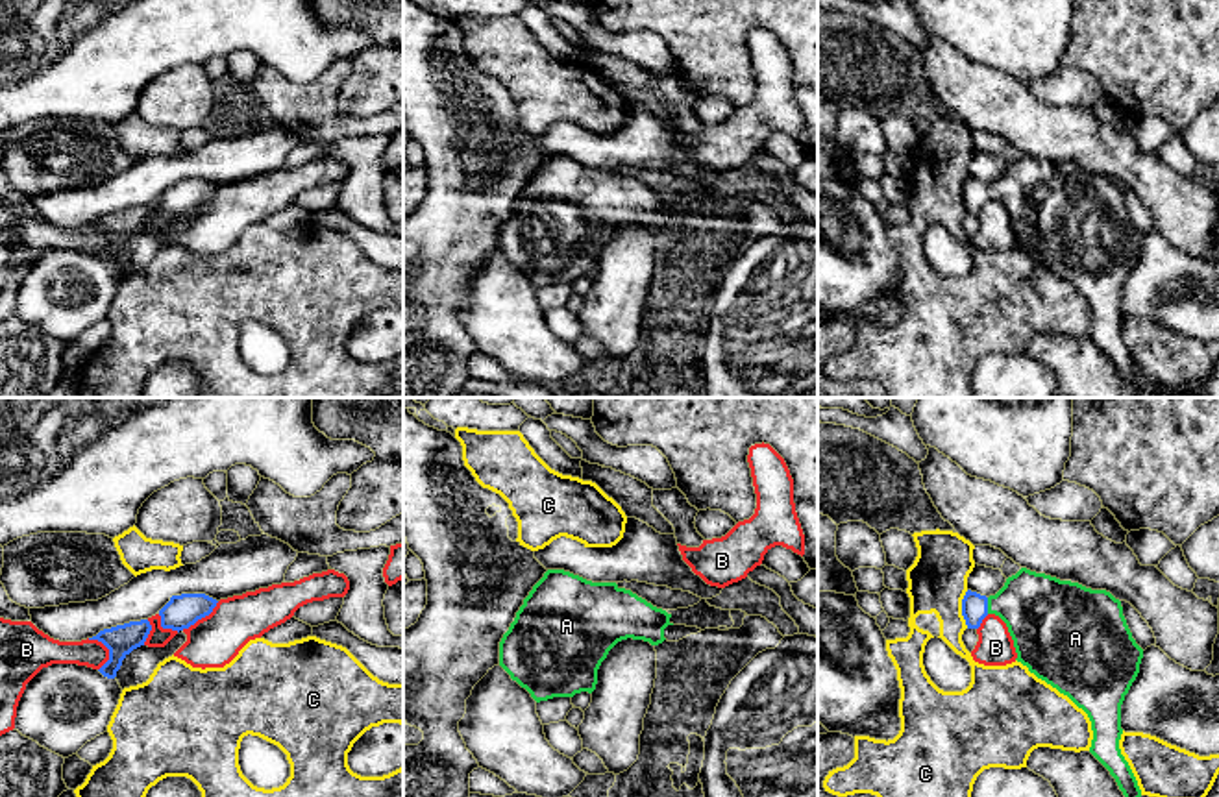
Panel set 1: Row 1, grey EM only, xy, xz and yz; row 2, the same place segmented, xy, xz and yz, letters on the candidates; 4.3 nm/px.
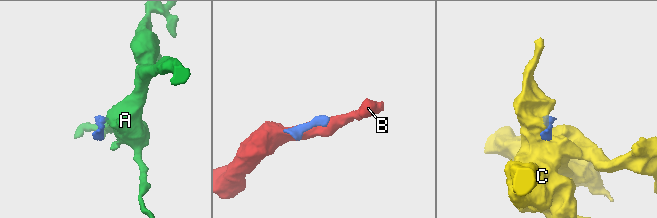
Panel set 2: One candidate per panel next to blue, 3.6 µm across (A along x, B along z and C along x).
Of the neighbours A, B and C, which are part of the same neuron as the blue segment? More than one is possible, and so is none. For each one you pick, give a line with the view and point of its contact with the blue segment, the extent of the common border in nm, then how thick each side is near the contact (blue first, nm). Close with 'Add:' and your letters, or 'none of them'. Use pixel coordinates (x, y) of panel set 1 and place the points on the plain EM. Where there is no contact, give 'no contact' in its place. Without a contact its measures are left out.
A: yz (986, 191) | 70 nm | 110/320 nm
Add: A

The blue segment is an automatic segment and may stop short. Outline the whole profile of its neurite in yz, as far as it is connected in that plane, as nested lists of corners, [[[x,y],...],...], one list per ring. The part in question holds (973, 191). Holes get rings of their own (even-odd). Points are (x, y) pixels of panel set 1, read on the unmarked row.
[[[1021,153],[995,181],[966,178],[962,202],[967,215],[979,215],[988,200],[1006,209],[1017,239],[1016,246],[1088,300],[1093,316],[1090,338],[1110,357],[1125,385],[1138,386],[1141,375],[1121,340],[1119,325],[1123,320],[1121,290],[1139,259],[1143,235],[1132,224],[1121,187],[1106,176],[1091,176]]]

